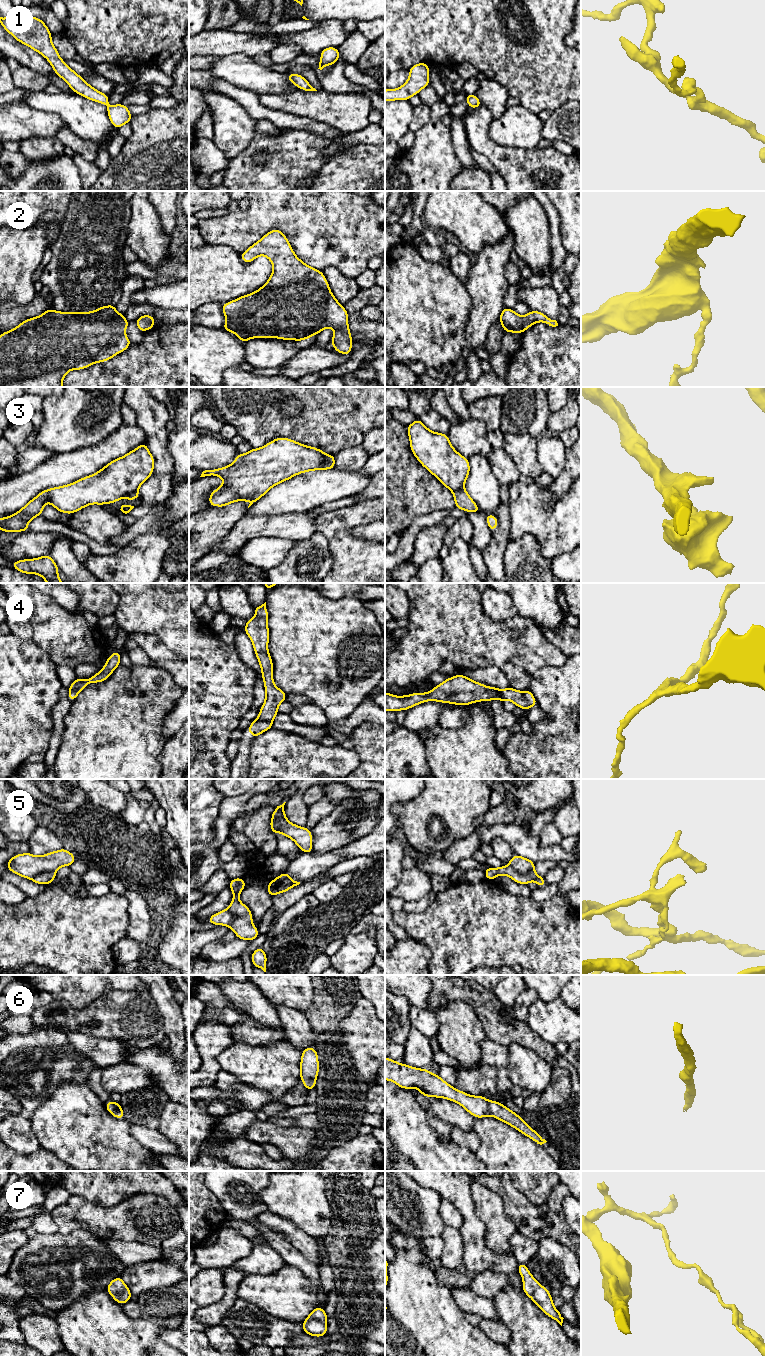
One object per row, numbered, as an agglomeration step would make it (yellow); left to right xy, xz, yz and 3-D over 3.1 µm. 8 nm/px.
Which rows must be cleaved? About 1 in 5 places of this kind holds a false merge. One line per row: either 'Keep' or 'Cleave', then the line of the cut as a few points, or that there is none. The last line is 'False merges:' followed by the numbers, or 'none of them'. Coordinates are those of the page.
1: Keep. No split
2: Keep. No split
3: Cleave. Split along xy (137, 490), (123, 496)
4: Keep. No split
5: Cleave. Split along yz (509, 864), (520, 873), (527, 873), (533, 870)
6: Keep. No split
7: Keep. No split
False merges: 3, 5

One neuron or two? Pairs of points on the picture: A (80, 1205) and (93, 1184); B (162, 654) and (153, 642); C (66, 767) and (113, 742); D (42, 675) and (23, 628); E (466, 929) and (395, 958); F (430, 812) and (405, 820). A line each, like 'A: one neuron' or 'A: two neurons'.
A: two neurons
B: one neuron
C: one neuron
D: two neurons
E: two neurons
F: one neuron

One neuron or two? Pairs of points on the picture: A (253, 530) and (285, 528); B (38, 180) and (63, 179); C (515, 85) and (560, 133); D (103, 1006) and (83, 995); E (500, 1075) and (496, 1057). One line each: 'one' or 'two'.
A: one
B: one
C: two
D: two
E: two

